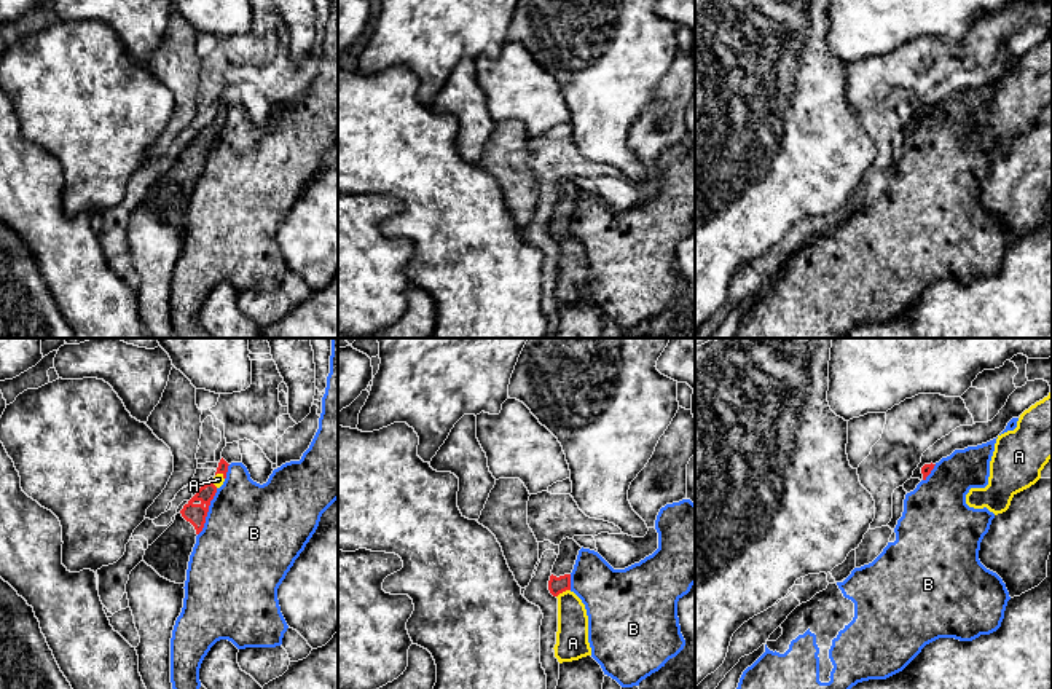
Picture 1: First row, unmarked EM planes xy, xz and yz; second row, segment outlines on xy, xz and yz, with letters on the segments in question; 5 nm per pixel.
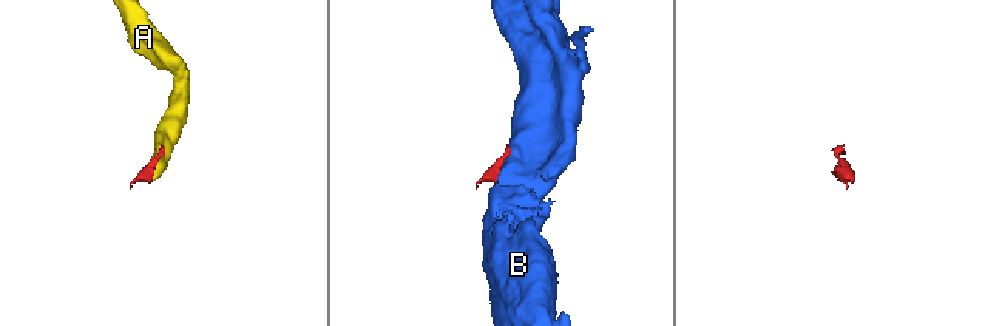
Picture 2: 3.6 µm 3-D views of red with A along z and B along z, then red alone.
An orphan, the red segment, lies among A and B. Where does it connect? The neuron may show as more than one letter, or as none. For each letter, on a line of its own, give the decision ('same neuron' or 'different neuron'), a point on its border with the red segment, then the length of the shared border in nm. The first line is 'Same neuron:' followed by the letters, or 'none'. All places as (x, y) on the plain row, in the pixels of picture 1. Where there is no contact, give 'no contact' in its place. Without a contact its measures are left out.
Same neuron: A
A: same neuron; contact xz (563, 233); length 80 nm
B: different neuron; contact xy (208, 153); length 260 nm

